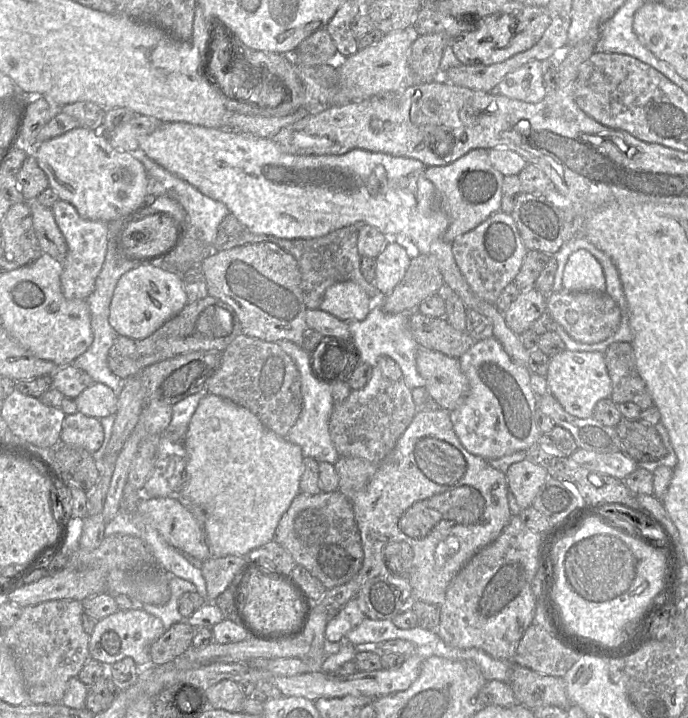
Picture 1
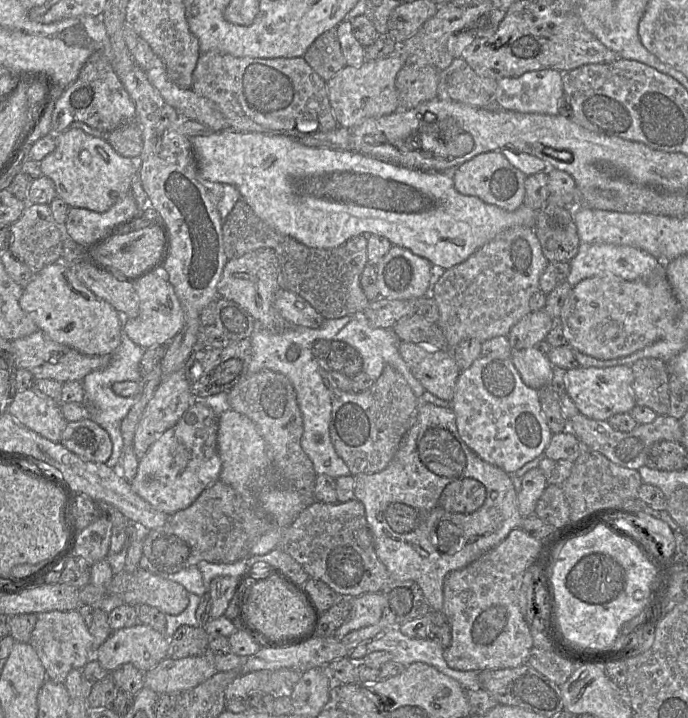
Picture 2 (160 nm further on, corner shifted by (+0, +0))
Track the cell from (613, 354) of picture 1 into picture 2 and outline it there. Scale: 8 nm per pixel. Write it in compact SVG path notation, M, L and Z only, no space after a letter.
M642 358L630 366L633 372L631 390L636 405L651 408L657 415L667 416L669 411L669 371L667 363L656 358Z

